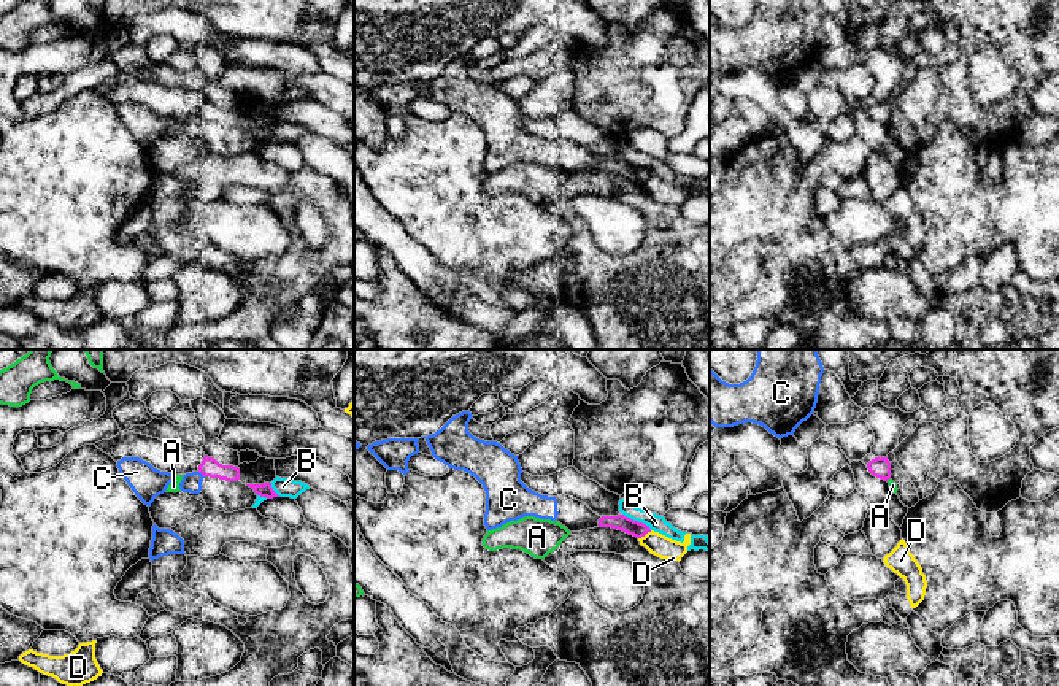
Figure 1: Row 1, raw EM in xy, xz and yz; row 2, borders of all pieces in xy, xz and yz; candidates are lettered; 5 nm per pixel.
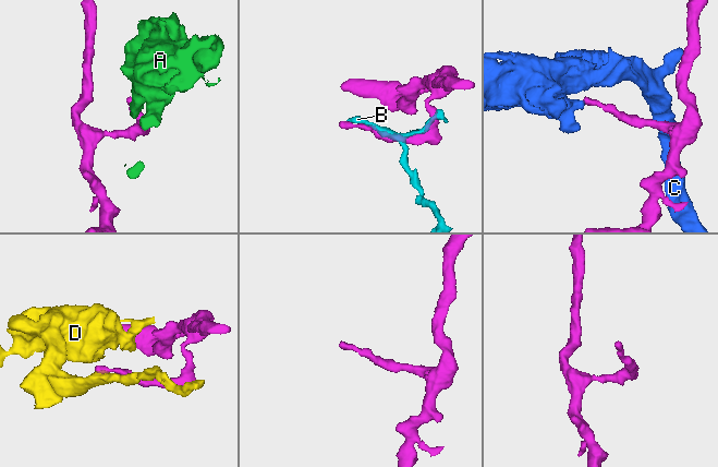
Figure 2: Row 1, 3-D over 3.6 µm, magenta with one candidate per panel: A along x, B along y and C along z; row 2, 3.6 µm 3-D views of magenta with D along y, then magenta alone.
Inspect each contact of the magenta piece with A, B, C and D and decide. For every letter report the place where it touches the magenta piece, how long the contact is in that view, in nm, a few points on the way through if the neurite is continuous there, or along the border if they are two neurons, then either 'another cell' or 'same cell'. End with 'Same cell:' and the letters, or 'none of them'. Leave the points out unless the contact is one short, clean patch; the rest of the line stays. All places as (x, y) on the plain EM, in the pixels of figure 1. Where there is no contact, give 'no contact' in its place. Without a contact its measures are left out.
A: meets magenta in yz at (888, 123); contact 30 nm long; another cell
B: meets magenta in xz at (637, 165); contact 170 nm long; another cell
C: meets magenta in xy at (200, 116); contact 50 nm long; another cell
D: meets magenta in xz at (645, 178); contact 80 nm long; another cell
Same cell: none of them

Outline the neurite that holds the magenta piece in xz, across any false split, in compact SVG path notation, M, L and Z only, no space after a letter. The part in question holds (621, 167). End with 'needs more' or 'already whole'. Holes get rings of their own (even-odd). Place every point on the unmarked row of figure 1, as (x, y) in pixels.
M618 159L618 160L602 160L599 164L599 172L611 172L611 173L618 173L622 175L629 179L633 179L637 183L645 181L648 176L651 176L649 170L633 165L624 159Z; already whole

